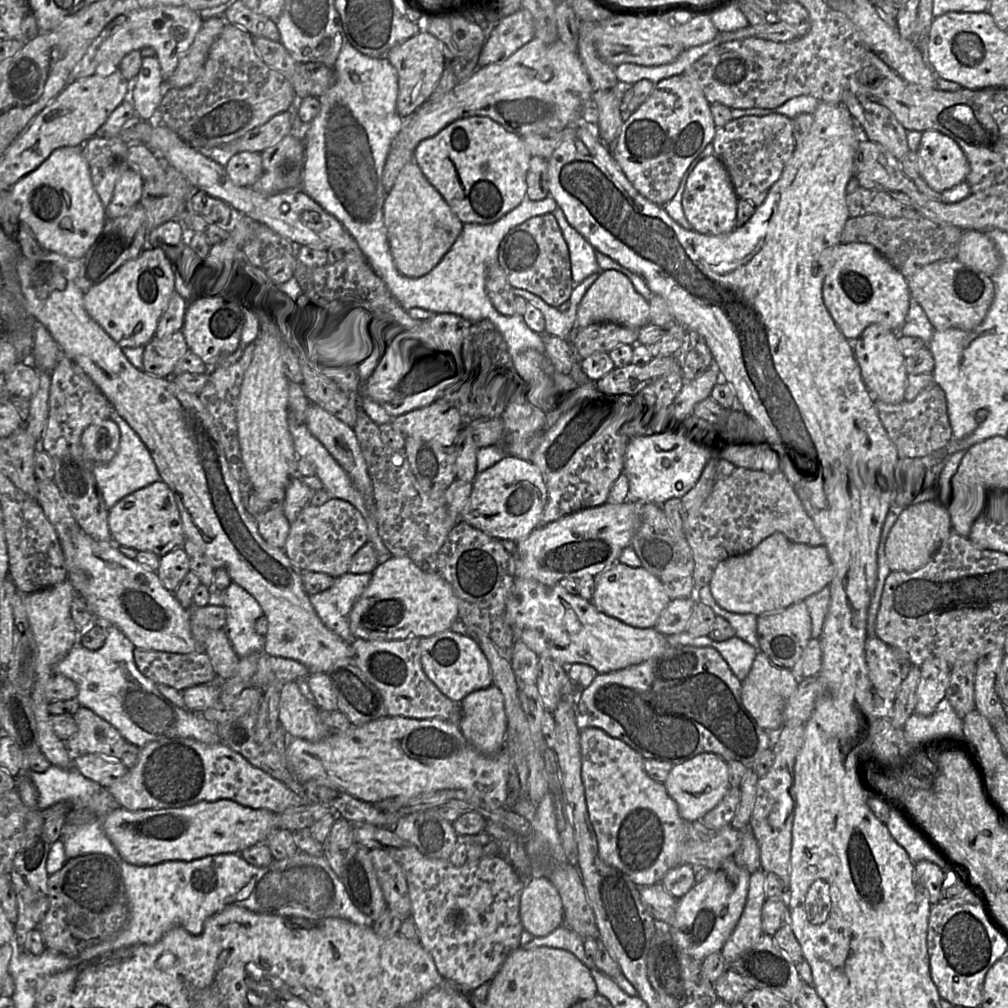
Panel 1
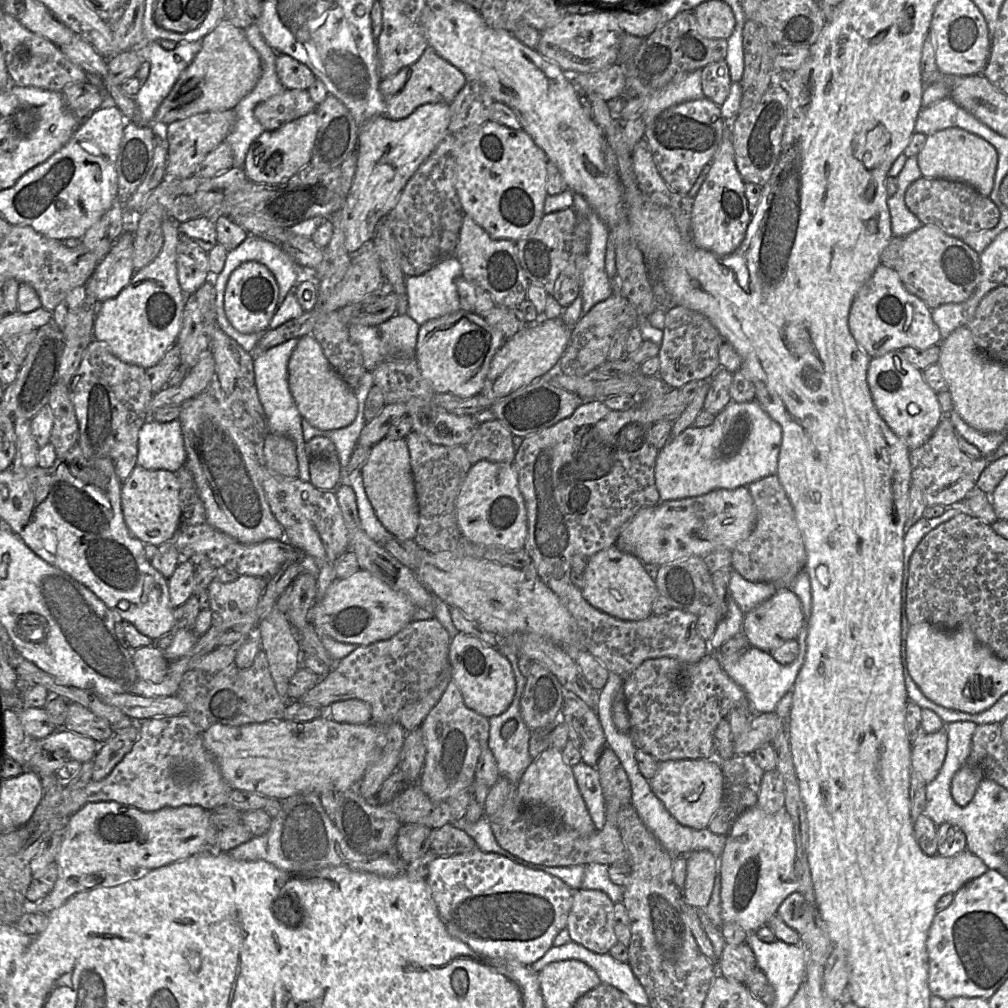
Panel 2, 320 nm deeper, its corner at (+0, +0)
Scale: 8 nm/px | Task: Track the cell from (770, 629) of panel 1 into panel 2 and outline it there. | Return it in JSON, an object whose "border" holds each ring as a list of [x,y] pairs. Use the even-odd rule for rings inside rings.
{"border":[[[779,589],[769,599],[744,614],[742,633],[749,645],[771,652],[789,640],[796,640],[803,625],[804,614],[799,598],[790,589]]]}

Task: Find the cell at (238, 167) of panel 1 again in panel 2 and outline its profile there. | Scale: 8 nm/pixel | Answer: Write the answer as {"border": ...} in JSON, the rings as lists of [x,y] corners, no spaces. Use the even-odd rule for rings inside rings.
{"border":[[[311,112],[272,131],[264,130],[251,144],[243,165],[247,179],[262,184],[278,184],[291,178],[310,161],[318,131],[318,118]]]}

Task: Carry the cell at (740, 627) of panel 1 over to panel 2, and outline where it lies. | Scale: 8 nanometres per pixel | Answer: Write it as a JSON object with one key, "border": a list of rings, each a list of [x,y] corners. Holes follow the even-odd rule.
{"border":[[[732,570],[729,593],[741,611],[746,614],[777,592],[777,587],[767,582],[750,582]]]}

